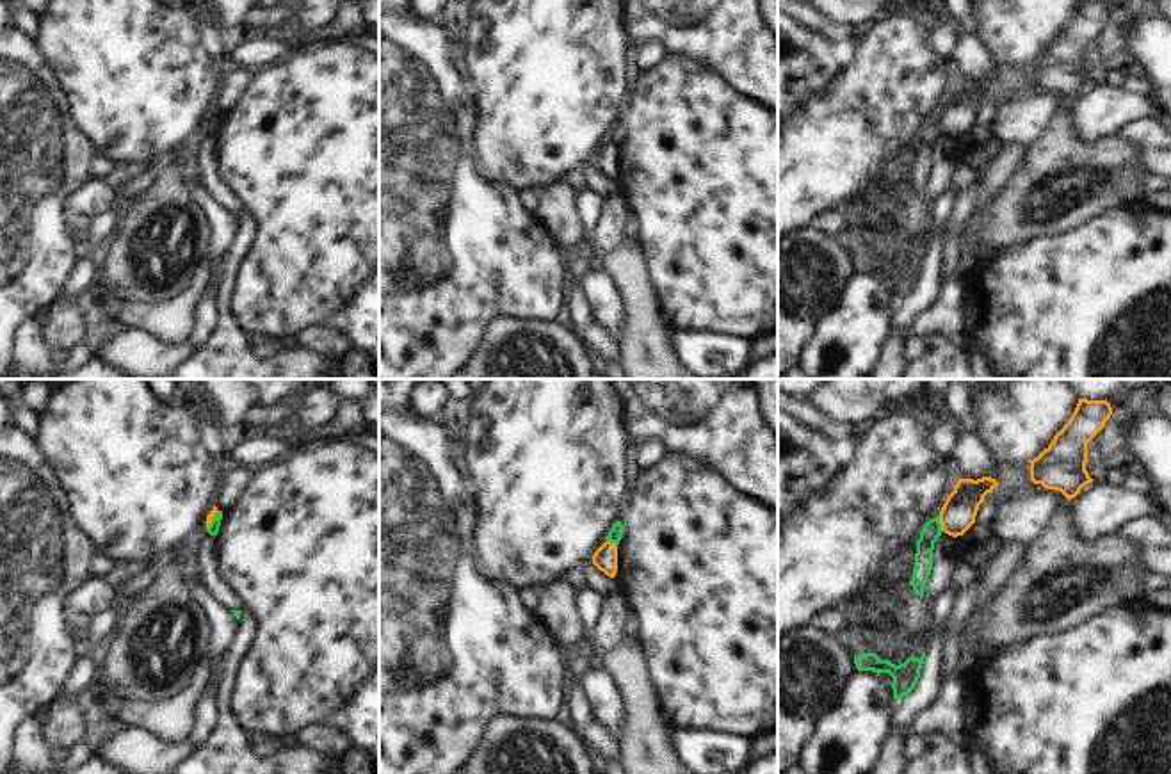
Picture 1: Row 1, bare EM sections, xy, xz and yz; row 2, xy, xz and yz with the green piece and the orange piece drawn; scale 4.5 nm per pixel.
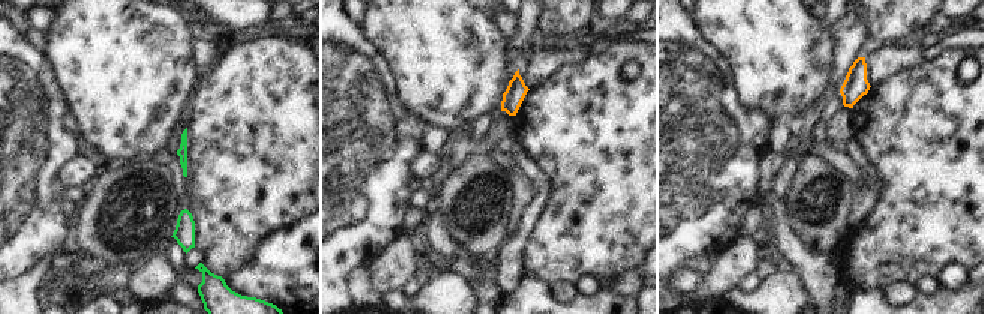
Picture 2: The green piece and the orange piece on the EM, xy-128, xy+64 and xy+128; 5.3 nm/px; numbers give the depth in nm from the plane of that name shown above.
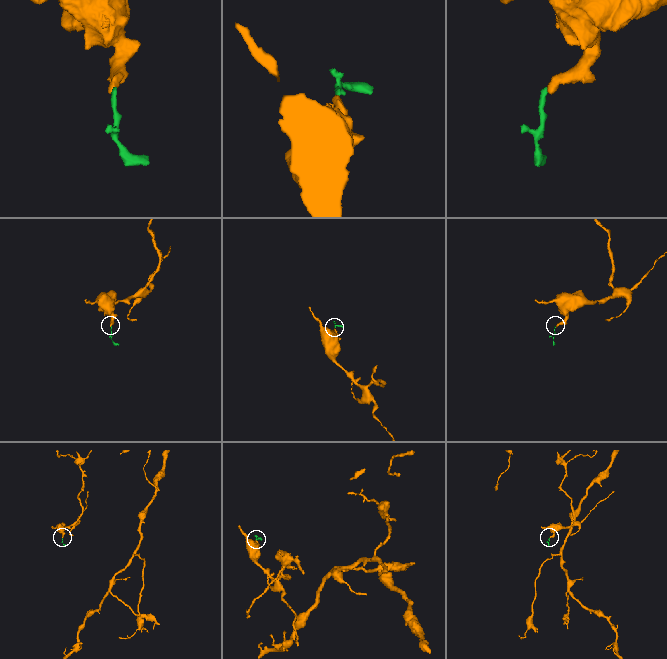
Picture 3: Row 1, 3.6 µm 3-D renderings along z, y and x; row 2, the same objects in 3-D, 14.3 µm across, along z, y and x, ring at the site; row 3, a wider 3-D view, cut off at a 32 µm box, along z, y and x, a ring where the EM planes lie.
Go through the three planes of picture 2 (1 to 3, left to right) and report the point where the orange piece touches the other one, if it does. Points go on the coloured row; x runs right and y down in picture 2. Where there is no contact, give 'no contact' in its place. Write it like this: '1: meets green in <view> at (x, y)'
1: no contact
2: no contact
3: no contact

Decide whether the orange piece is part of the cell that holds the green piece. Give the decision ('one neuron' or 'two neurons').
two neurons

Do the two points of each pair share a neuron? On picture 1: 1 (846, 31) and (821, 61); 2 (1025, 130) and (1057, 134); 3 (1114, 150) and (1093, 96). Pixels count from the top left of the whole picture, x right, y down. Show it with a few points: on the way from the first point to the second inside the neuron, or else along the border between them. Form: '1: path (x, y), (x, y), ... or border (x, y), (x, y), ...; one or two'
1: border (799, 18), (835, 41); two
2: border (1066, 100), (1029, 143); two
3: border (1072, 109), (1072, 123), (1084, 137), (1118, 130); two

